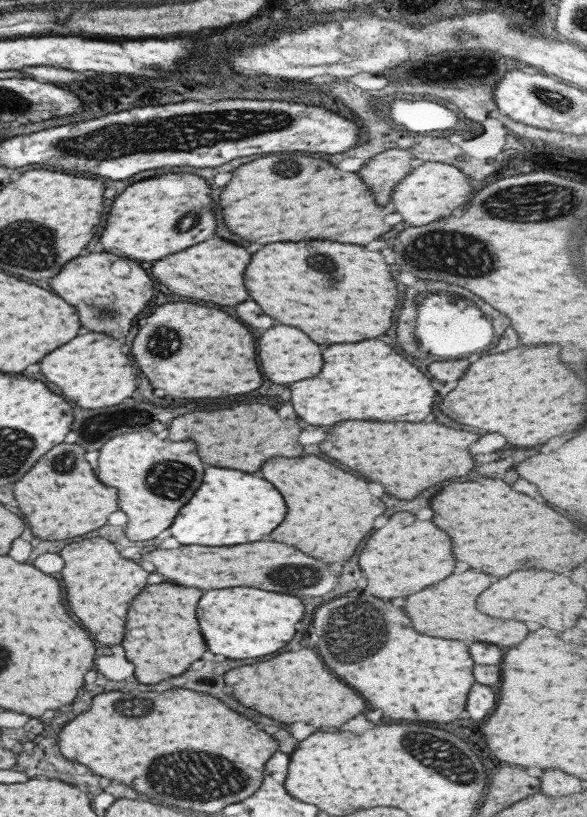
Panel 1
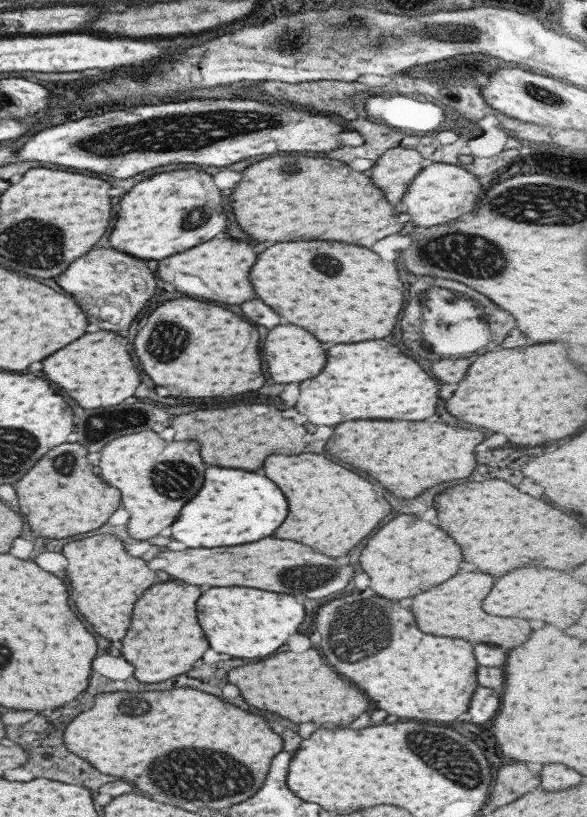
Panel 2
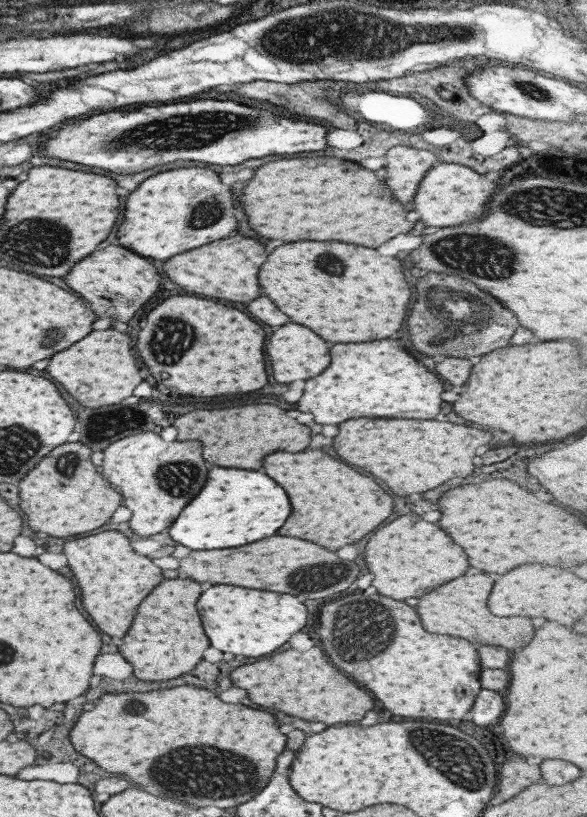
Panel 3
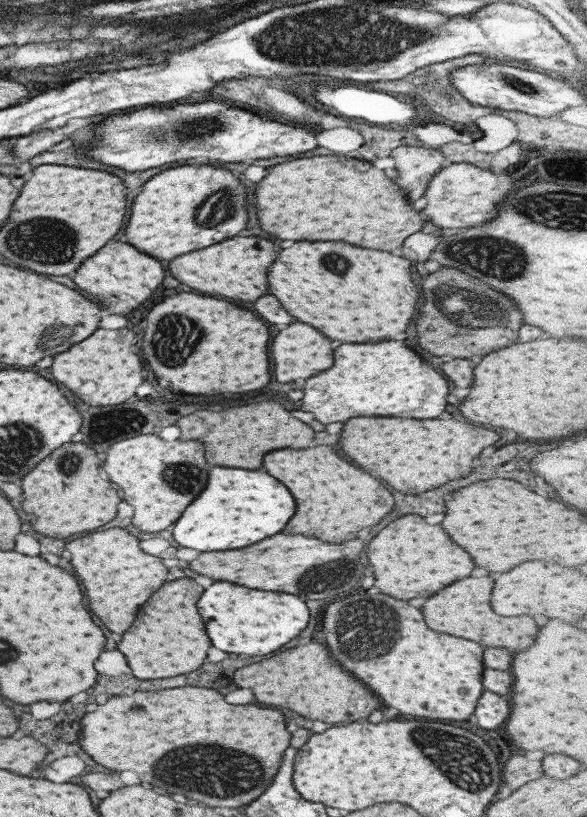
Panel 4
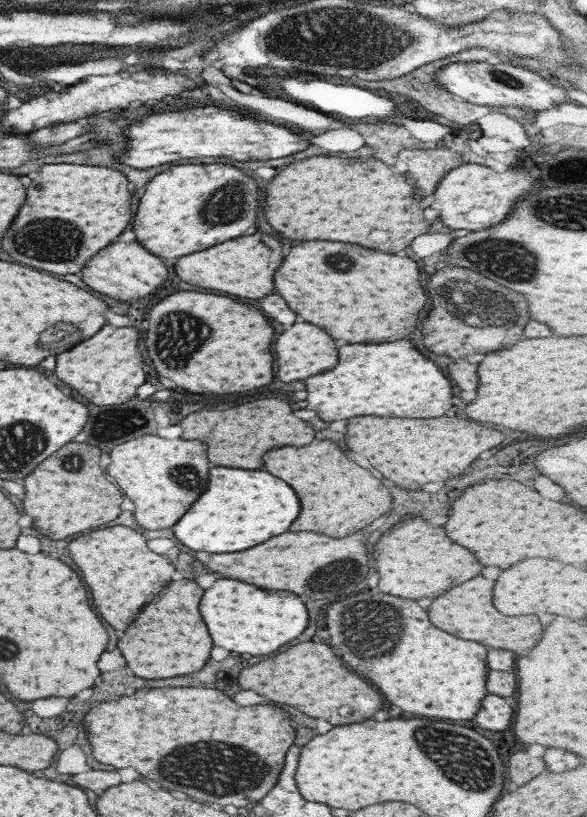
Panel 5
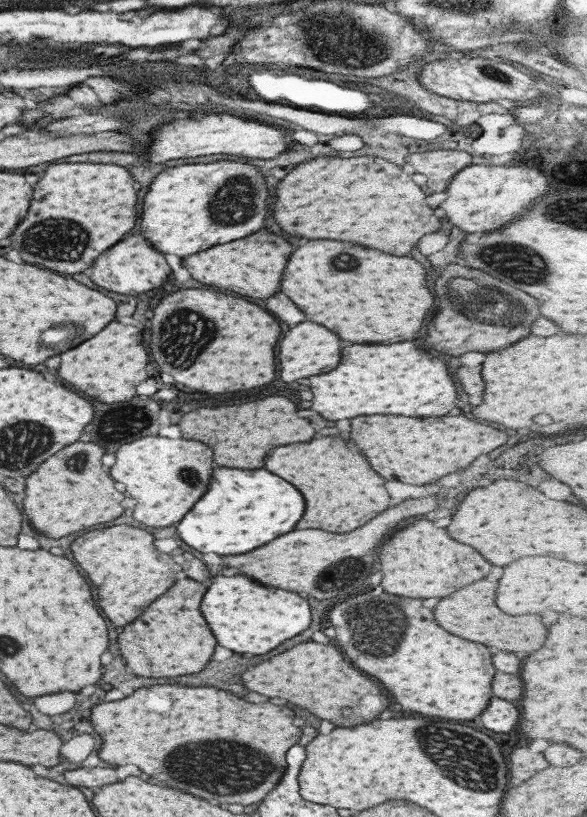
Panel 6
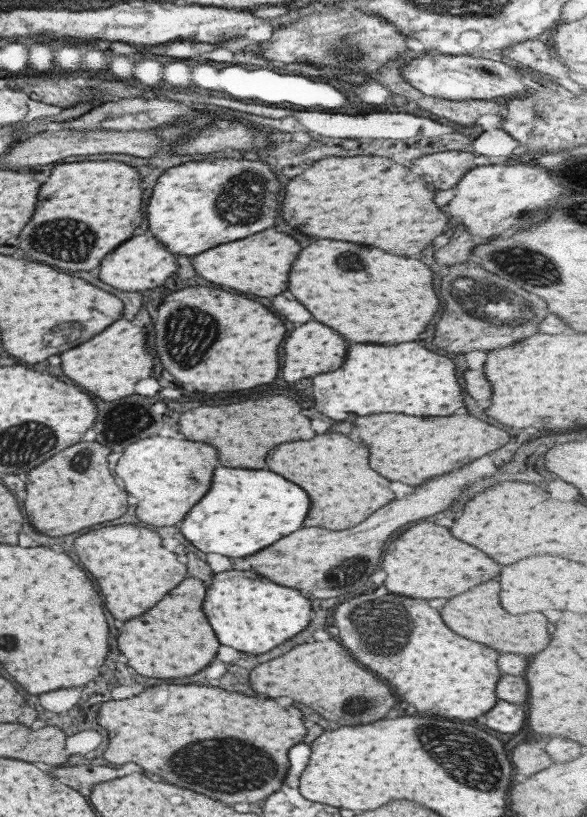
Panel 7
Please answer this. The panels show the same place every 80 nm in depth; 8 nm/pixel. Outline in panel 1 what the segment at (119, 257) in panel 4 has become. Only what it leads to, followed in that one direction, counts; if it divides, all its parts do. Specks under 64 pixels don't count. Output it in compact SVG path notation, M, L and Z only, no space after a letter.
M105 252L73 258L59 270L59 274L55 274L55 278L49 278L47 284L51 292L55 292L59 298L63 298L77 310L81 326L91 332L103 332L113 338L127 334L131 322L135 322L135 316L145 308L147 300L153 294L153 284L149 276L141 270L141 266L137 266L137 262Z

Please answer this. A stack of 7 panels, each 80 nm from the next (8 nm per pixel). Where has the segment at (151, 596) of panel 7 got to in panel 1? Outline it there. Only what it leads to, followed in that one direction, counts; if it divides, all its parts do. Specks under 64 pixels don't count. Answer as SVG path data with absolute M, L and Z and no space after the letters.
M99 537L67 544L59 551L59 556L63 558L61 582L67 606L81 626L103 646L121 644L129 602L141 592L147 580L147 572L139 568L137 560L131 562L121 557L118 548L116 544Z

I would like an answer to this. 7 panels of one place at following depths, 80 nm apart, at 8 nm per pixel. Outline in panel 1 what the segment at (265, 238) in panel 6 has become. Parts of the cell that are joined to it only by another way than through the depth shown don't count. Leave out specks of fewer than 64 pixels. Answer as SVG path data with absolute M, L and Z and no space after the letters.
M213 238L153 262L151 276L177 296L205 300L219 306L235 306L237 302L249 298L243 288L243 276L241 276L247 262L249 262L249 254L245 252L245 248Z

